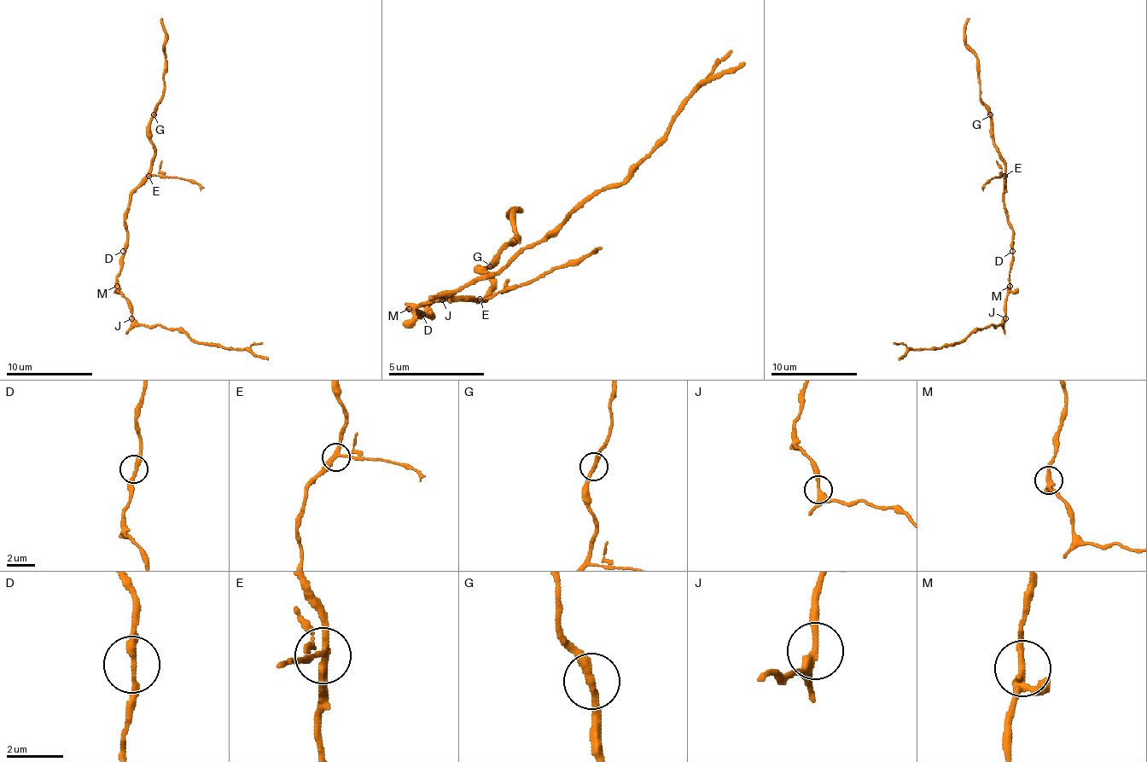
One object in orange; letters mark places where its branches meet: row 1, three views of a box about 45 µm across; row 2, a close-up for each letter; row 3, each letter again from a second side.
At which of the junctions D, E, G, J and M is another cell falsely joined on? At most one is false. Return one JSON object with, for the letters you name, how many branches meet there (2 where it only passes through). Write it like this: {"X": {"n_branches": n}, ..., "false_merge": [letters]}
{"E": {"n_branches": 3}, "false_merge": ["E"]}

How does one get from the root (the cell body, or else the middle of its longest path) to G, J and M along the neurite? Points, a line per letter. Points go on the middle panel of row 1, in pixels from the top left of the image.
G: (427, 314), (433, 314), (427, 309), (442, 294), (480, 299), (490, 290), (490, 281), (480, 270), (490, 266)
J: (427, 314), (422, 314), (418, 309), (409, 309), (413, 309), (418, 305), (427, 305), (433, 299), (442, 299)
M: (427, 314), (422, 314), (418, 309), (409, 309)

